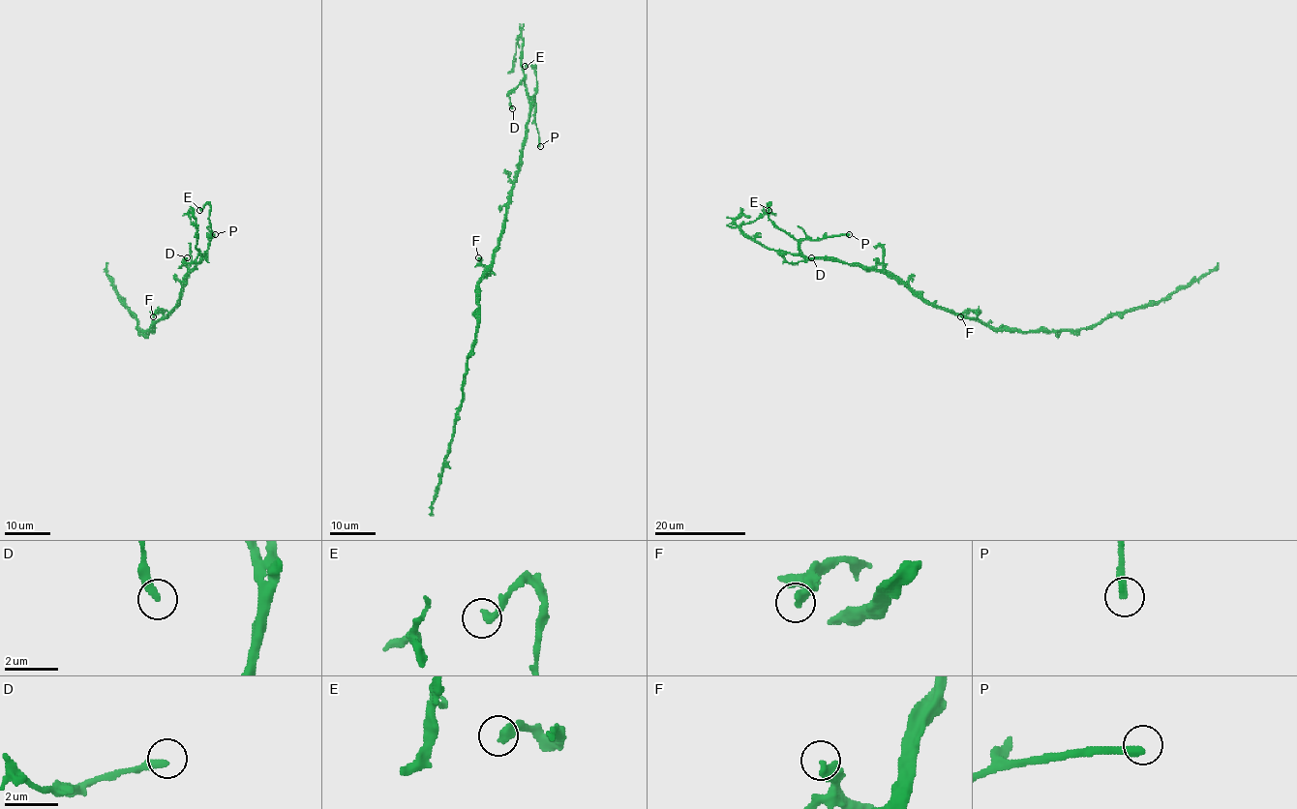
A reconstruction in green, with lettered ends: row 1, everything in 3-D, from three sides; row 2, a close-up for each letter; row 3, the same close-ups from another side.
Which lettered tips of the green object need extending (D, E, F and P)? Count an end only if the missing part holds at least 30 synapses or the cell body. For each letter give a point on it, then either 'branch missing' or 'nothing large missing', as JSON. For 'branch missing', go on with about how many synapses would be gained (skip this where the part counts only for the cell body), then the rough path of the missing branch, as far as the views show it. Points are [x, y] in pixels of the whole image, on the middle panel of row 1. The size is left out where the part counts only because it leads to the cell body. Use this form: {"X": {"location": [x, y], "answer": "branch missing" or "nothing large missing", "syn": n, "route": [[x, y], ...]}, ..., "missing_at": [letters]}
{"D": {"location": [512, 108], "answer": "nothing large missing"}, "E": {"location": [525, 66], "answer": "nothing large missing"}, "F": {"location": [478, 257], "answer": "nothing large missing"}, "P": {"location": [540, 146], "answer": "branch missing", "syn": 30, "route": [[540, 146], [540, 170], [534, 174], [528, 171]]}, "missing_at": ["P"]}

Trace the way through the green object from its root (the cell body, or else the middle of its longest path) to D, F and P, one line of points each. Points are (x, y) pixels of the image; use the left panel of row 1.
D: (167, 314), (179, 303), (182, 284), (188, 275), (204, 259), (198, 254), (192, 262), (184, 262), (187, 257)
F: (167, 314), (163, 317), (160, 310), (153, 316)
P: (167, 314), (179, 303), (182, 284), (204, 259), (209, 241), (215, 234)

